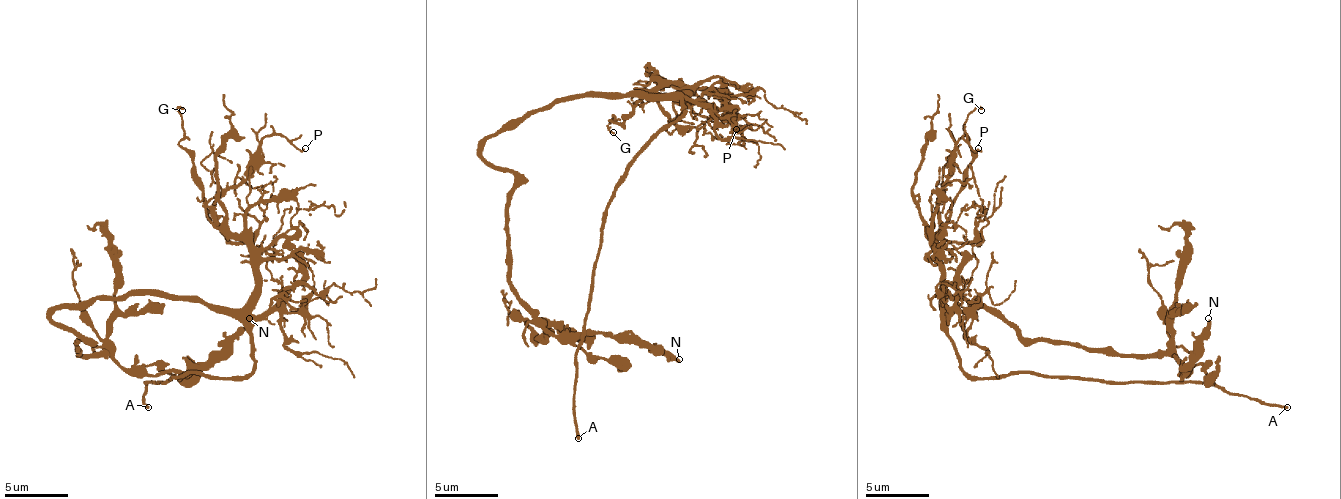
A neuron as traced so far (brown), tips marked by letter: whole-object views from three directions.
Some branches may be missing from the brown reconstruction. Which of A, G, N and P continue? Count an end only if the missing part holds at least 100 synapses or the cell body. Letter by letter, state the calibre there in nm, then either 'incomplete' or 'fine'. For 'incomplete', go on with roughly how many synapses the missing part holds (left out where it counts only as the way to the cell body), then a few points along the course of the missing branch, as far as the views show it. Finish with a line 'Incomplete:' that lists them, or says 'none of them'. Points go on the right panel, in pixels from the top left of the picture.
A: 240 nm | incomplete
G: 150 nm | fine
N: 320 nm | fine
P: 150 nm | fine
Incomplete: A

